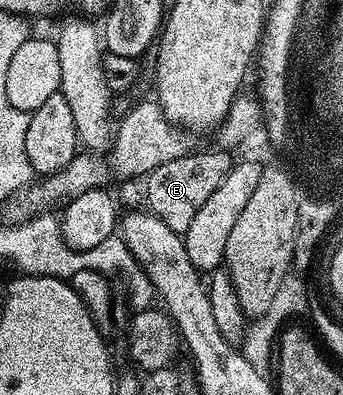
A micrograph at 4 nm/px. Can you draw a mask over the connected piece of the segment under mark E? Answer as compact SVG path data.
M193 150L187 156L174 158L170 162L162 162L162 166L149 172L143 181L143 203L147 211L162 218L162 222L166 222L170 230L182 234L190 230L190 221L194 219L194 214L198 214L198 209L206 202L206 198L210 198L210 194L218 190L222 178L226 178L233 163L233 157L228 157L224 152L199 150Z

